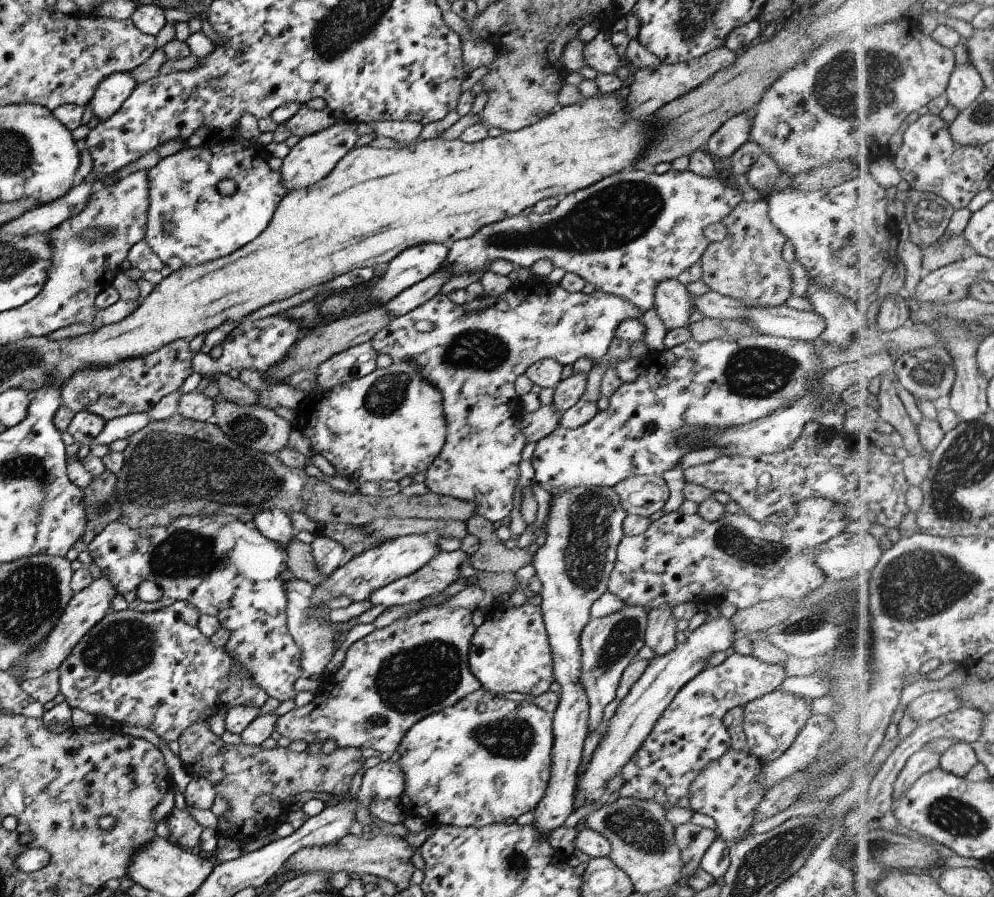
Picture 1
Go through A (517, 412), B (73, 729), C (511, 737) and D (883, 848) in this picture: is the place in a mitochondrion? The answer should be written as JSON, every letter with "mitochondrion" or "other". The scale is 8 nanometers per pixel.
{"A":"other","B":"other","C":"mitochondrion","D":"mitochondrion"}

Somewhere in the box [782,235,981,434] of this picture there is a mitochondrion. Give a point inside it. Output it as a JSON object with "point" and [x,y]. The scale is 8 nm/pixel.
{"point":[929,373]}

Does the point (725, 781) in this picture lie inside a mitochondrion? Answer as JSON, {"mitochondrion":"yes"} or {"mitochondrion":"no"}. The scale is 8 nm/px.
{"mitochondrion":"no"}

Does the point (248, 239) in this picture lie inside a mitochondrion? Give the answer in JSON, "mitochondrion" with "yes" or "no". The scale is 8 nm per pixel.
{"mitochondrion":"no"}

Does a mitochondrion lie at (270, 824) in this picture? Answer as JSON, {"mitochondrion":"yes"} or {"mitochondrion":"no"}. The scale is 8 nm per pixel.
{"mitochondrion":"no"}

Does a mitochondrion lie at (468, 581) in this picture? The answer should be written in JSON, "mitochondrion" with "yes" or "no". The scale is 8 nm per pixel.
{"mitochondrion":"no"}

